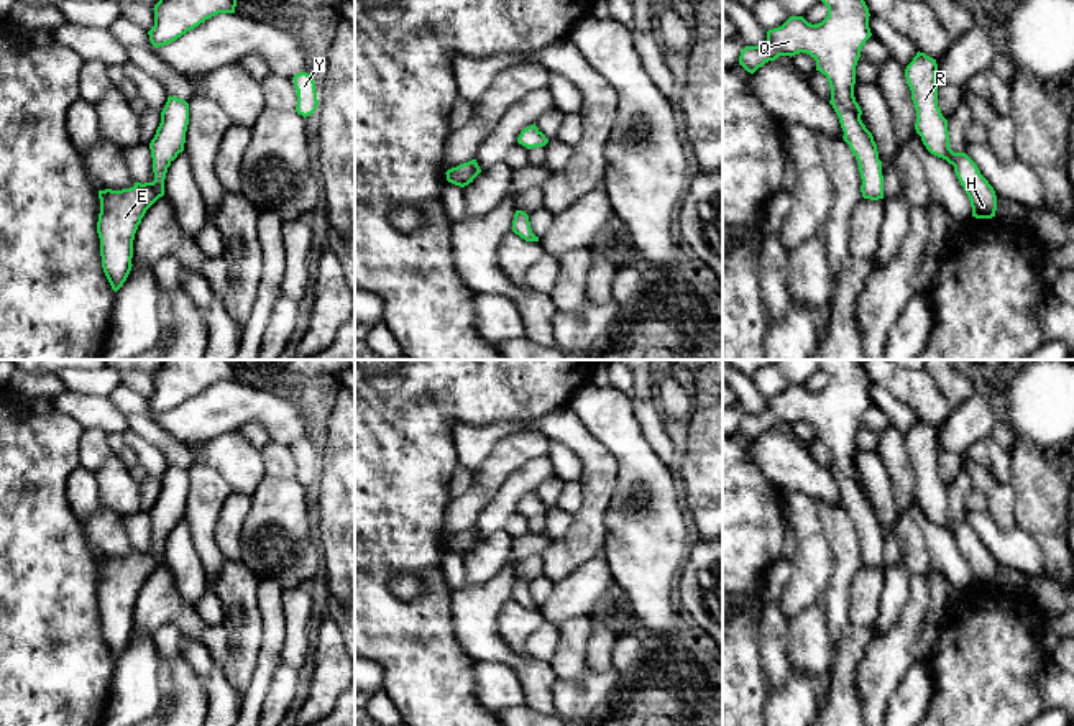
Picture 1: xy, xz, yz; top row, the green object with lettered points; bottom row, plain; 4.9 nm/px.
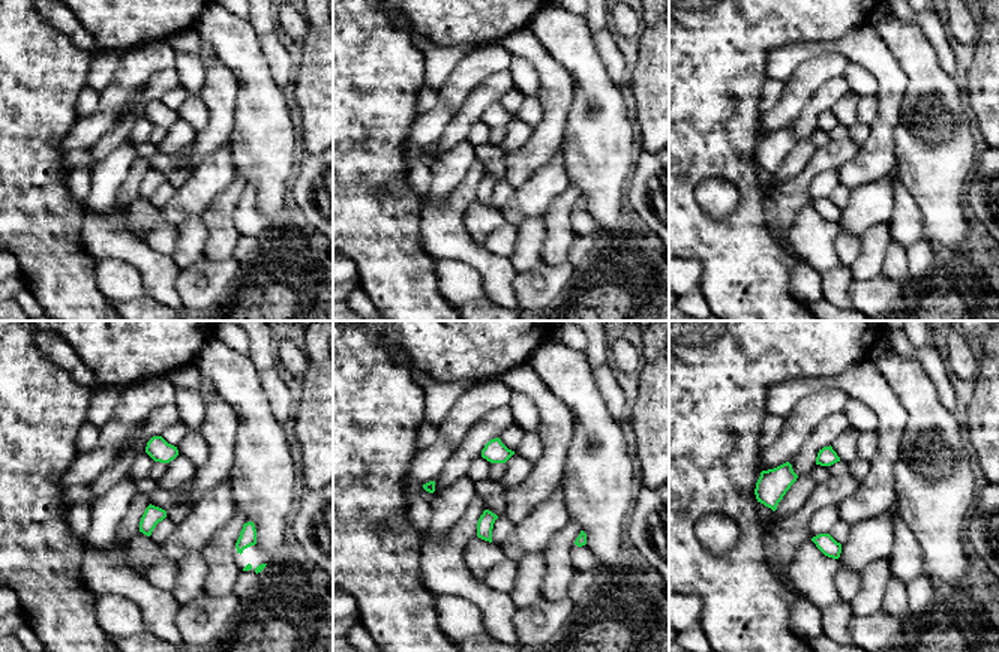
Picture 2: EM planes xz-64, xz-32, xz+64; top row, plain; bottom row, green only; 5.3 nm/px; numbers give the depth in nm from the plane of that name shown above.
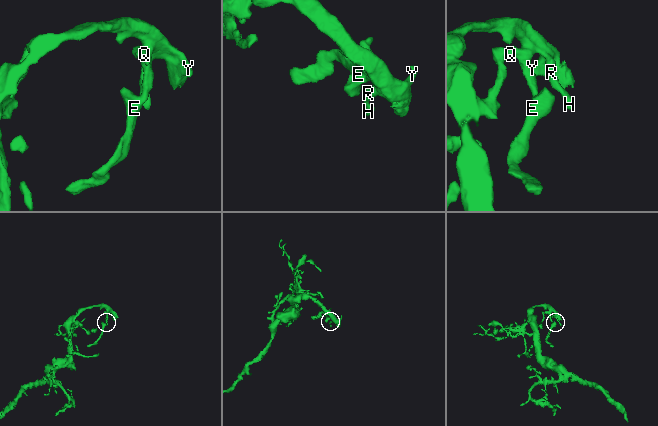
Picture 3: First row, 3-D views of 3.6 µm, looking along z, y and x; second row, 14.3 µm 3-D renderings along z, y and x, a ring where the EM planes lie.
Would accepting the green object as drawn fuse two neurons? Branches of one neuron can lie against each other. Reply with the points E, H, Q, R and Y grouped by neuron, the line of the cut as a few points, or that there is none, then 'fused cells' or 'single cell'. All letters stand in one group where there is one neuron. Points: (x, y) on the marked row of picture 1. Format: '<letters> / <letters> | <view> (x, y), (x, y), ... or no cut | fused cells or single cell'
E H Q R Y | no cut | single cell

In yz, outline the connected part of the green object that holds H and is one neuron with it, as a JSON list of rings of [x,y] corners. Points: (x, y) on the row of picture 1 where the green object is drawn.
[[[920,51],[905,69],[906,84],[916,110],[915,130],[931,154],[954,166],[954,172],[971,200],[972,217],[992,218],[997,210],[994,187],[966,153],[954,153],[949,148],[948,120],[938,107],[936,72],[936,59]]]

